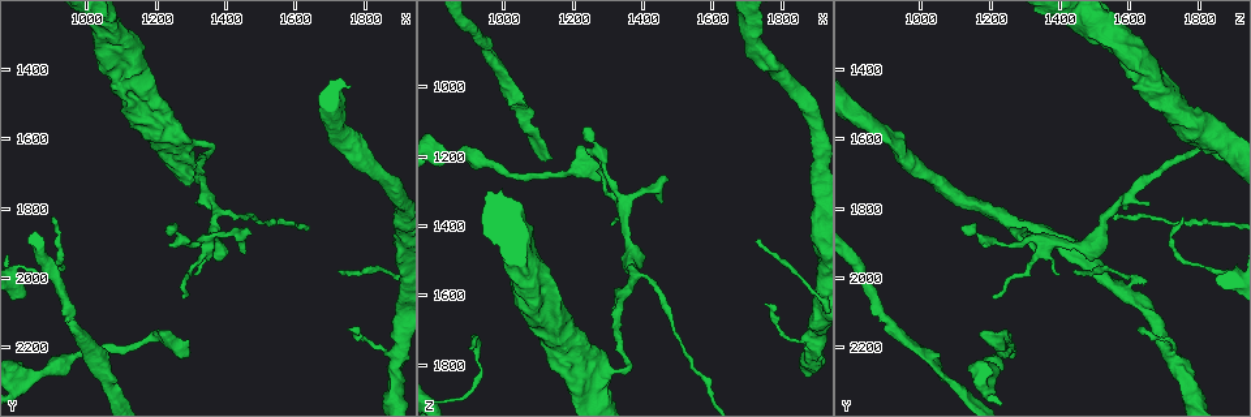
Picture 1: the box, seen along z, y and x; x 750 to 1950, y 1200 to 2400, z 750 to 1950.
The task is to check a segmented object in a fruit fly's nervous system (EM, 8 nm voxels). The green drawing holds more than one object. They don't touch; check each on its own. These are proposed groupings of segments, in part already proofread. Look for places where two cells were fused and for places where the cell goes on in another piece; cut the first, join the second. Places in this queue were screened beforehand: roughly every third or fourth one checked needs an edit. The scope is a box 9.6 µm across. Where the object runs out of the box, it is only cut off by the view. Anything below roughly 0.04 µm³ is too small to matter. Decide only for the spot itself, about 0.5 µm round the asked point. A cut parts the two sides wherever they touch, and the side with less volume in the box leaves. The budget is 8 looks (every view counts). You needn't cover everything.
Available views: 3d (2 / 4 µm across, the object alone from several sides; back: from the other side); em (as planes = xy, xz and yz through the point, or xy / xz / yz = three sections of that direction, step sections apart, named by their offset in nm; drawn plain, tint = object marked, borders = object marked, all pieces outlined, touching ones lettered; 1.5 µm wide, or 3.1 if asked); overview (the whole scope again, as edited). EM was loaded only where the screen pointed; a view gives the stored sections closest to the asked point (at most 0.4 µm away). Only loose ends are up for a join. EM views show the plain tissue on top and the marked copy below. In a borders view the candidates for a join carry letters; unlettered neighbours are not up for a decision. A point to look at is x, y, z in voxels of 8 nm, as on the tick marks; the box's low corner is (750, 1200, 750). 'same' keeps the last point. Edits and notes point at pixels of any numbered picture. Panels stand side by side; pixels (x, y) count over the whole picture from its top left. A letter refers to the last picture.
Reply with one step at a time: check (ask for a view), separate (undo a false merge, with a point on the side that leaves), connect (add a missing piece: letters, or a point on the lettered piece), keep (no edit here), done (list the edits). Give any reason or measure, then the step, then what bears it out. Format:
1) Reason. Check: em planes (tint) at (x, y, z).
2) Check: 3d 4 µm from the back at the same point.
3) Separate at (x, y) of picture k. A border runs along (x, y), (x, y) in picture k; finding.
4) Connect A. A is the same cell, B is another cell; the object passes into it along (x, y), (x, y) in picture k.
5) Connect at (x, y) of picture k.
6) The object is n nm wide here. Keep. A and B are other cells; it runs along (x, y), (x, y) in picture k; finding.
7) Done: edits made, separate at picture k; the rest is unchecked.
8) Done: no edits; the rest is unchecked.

Thin neck. Check: 3d 2 µm at (1160, 2180, 1260).

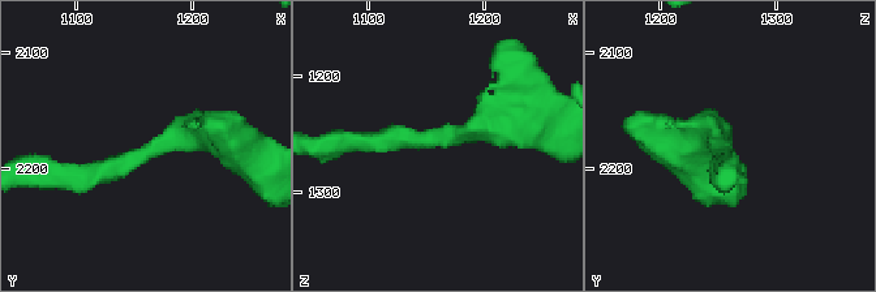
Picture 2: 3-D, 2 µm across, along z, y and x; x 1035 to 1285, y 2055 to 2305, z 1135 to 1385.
The arms are 190, 280 nm wide; shape alone is not enough. Check: em planes (borders) at (1162, 2188, 1252).

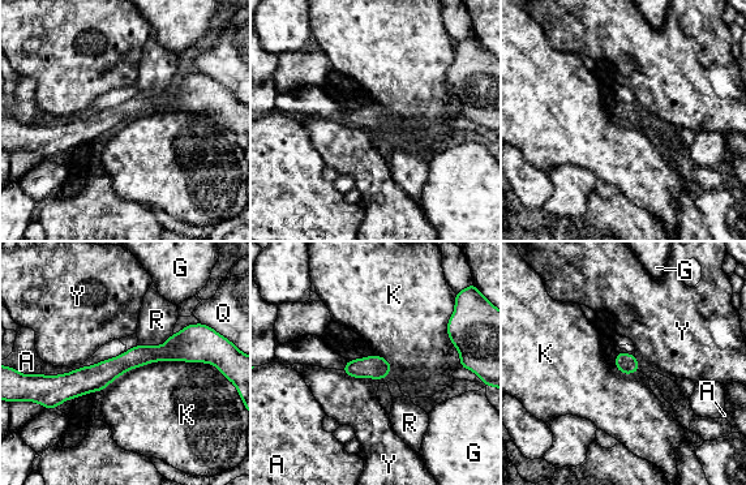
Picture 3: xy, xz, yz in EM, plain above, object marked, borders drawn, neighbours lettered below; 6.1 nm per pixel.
Keep. A, G, K, Q, R and Y are other cells; it runs along (202, 352), (48, 381) in picture 3; one cell here.

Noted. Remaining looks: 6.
Branch stops here. Check: 3d 4 µm from the back at (1310, 1990, 1390).

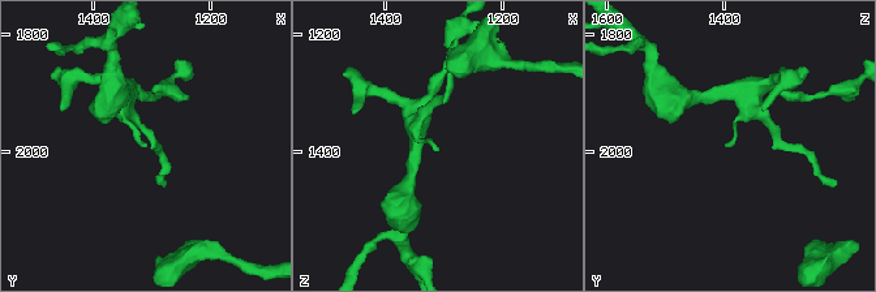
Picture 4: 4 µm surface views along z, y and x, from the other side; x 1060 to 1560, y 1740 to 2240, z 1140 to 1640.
Check: em planes (tint) at (1315, 1990, 1395).

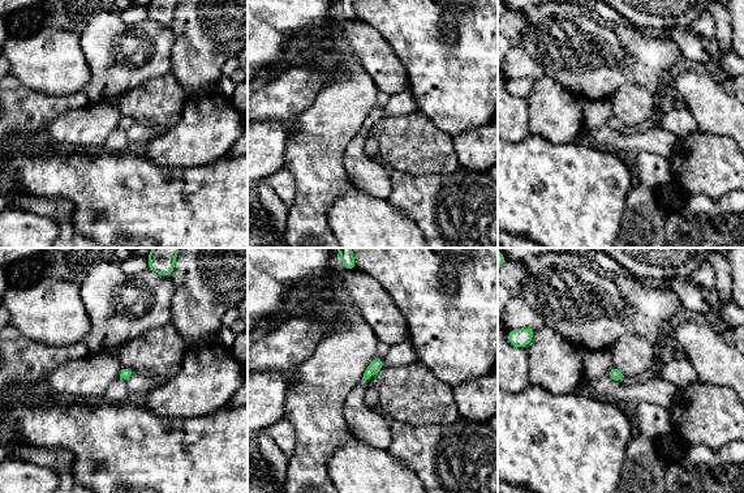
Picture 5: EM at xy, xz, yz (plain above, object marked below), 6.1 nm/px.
Check: em planes (borders) at the same point.

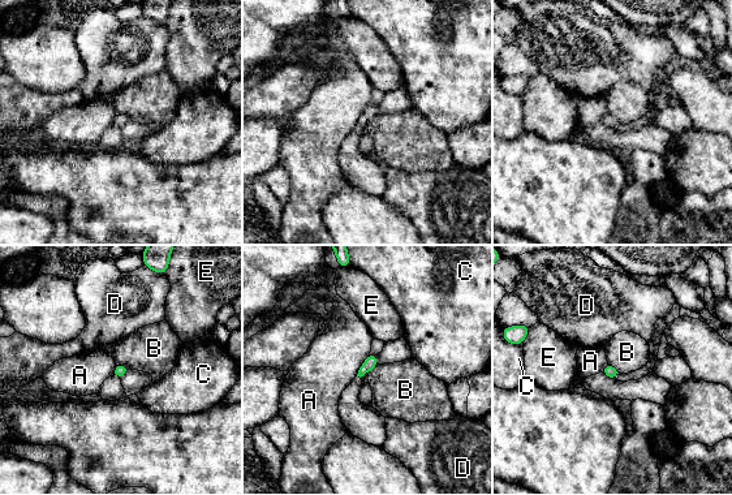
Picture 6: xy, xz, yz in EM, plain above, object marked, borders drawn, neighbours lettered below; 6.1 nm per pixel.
Keep. A, B, C, D and E are other cells; a border runs along (377, 364), (360, 377) in picture 6; no lettered piece goes on from it.

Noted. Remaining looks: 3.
Thick turns thin. Check: 3d 2 µm at (1350, 1620, 1810).

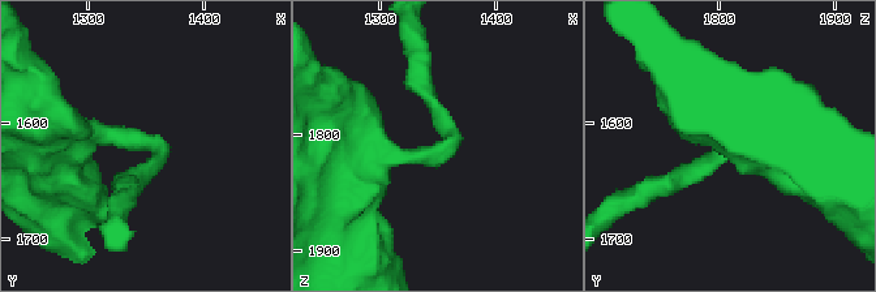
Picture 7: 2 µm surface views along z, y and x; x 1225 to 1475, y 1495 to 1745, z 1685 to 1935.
The arms are 160, 420 nm wide. Check: em yz step 4 (tint) at (1340, 1618, 1820).

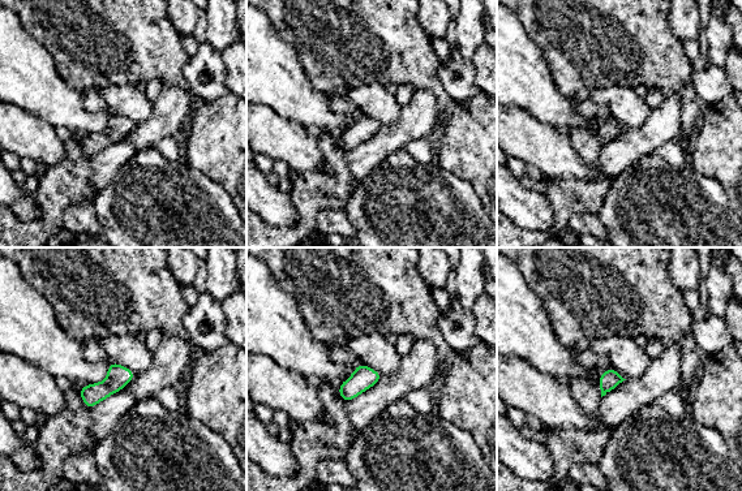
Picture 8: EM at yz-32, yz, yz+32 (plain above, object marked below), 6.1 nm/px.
Another direction. Check: em xz step 8 (borders) at the same point.

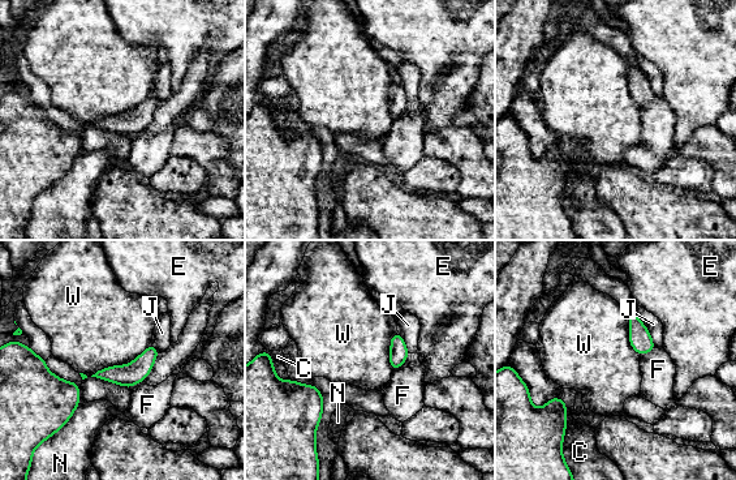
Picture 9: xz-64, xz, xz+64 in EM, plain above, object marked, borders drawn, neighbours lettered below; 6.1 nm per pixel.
Keep. C, E, F, J, N and W are other cells; all the same cell.

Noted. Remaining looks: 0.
Done: no edits; the rest is unchecked.

